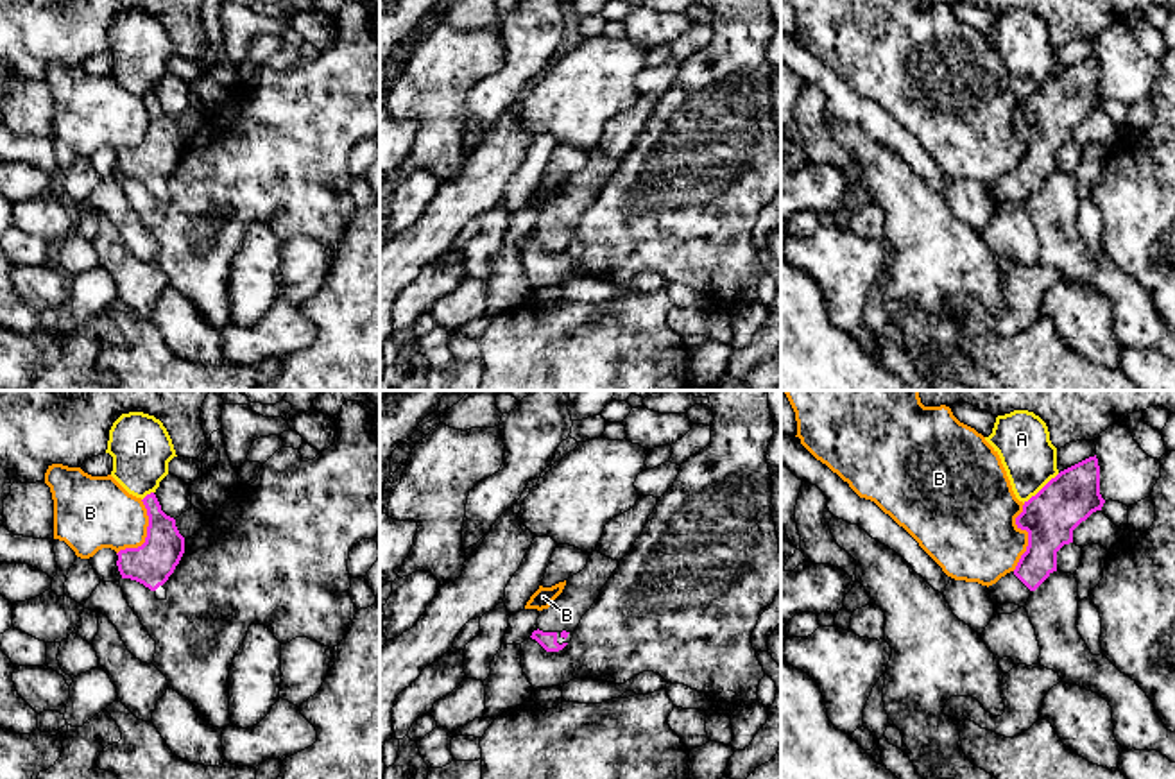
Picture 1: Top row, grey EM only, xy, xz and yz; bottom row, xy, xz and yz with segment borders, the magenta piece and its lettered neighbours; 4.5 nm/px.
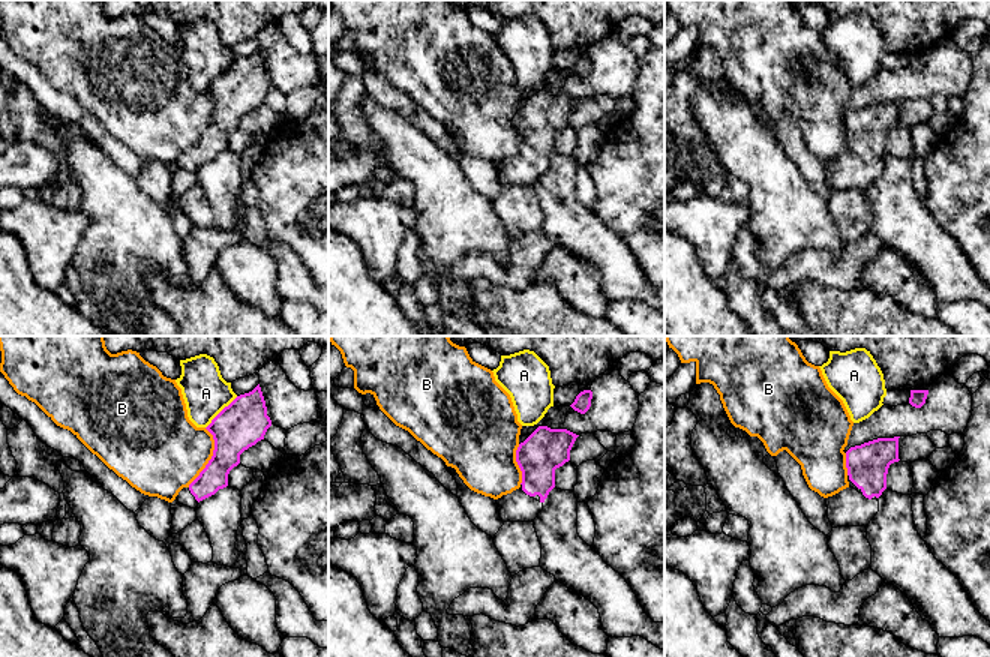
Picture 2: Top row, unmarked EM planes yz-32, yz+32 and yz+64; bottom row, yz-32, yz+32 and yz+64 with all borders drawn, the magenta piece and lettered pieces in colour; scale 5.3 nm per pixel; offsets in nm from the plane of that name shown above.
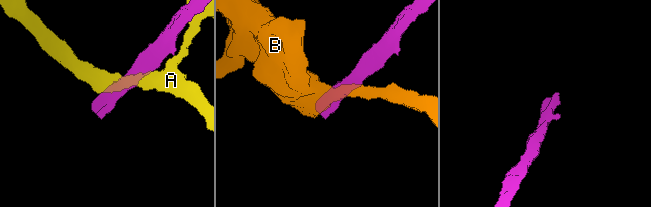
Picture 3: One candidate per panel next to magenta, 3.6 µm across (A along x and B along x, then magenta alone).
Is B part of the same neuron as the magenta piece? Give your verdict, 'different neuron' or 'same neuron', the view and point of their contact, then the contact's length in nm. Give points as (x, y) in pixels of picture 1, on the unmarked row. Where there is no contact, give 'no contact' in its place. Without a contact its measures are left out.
different neuron; meets magenta in yz at (1029, 135); contact 300 nm long

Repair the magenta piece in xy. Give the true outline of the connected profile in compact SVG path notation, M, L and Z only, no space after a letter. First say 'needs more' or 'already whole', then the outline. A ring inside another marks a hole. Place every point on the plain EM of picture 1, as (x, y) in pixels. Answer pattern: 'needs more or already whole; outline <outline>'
needs more; outline M154 91L142 100L149 115L145 141L138 147L120 149L116 165L122 177L136 179L154 190L158 199L167 199L163 183L184 152L184 136L179 133L176 118L161 109Z

